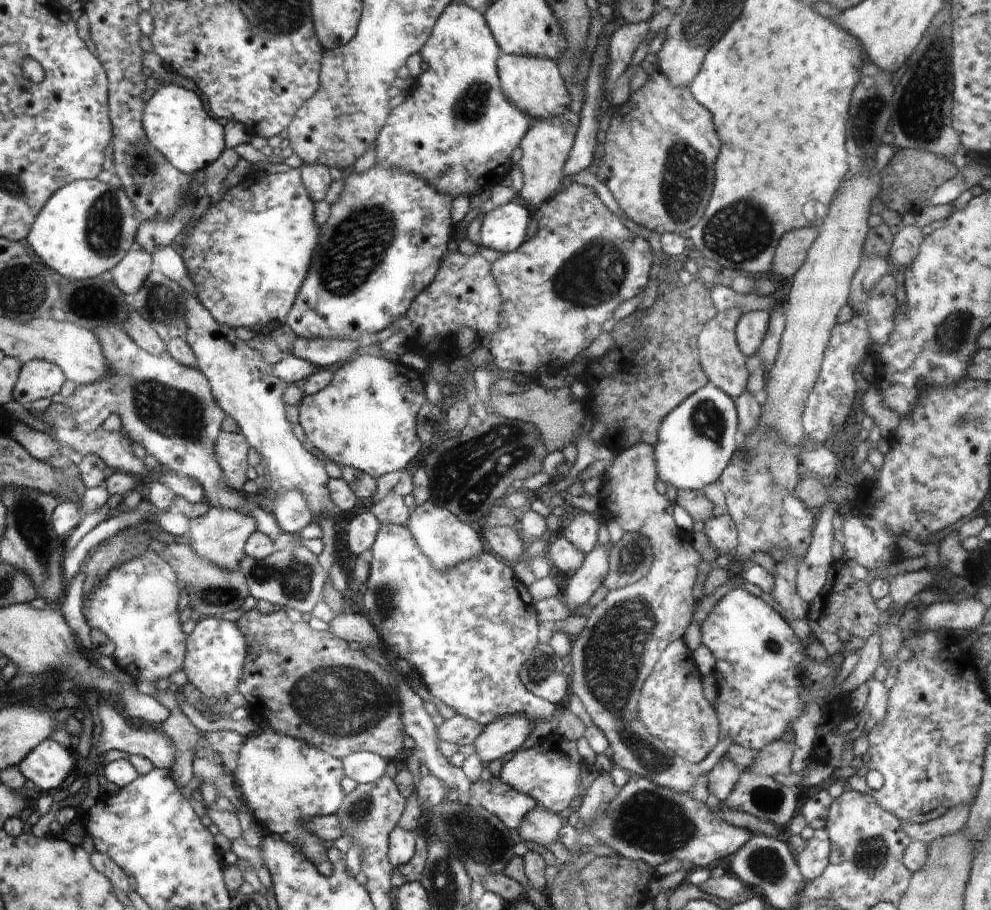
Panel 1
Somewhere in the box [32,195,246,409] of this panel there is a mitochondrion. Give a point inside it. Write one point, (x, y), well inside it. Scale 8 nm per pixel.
(162, 302)

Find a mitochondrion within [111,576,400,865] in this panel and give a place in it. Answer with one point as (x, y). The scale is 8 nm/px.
(338, 701)

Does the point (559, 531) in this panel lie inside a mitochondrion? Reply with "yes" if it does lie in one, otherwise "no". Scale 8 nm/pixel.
no

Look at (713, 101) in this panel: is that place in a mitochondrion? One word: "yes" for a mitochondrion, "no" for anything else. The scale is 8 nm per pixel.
no

